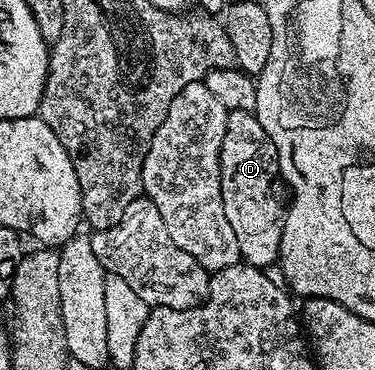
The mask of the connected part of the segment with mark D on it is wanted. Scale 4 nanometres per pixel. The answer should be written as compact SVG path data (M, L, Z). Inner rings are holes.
M230 110L225 123L225 139L221 139L221 155L219 156L221 171L221 203L225 203L225 216L229 219L229 227L233 227L233 235L237 235L239 256L246 264L266 270L267 265L274 266L279 259L283 221L287 217L285 204L285 182L279 172L279 156L275 150L273 139L261 127L261 123L252 111Z

